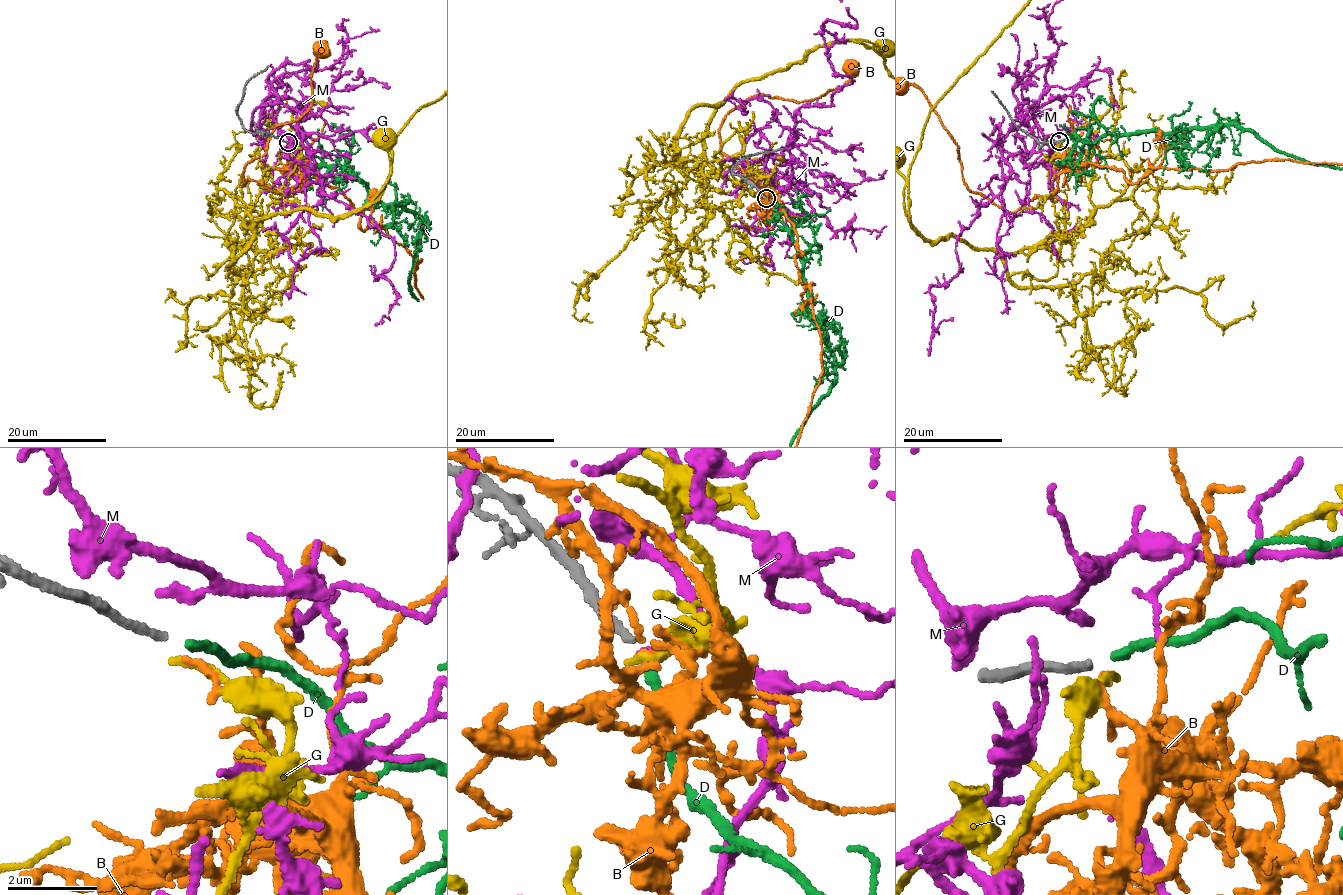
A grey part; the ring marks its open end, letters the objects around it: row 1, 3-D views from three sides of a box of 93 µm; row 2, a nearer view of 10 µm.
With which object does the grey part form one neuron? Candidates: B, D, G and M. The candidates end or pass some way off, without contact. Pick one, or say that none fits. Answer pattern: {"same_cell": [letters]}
{"same_cell": ["D"]}

